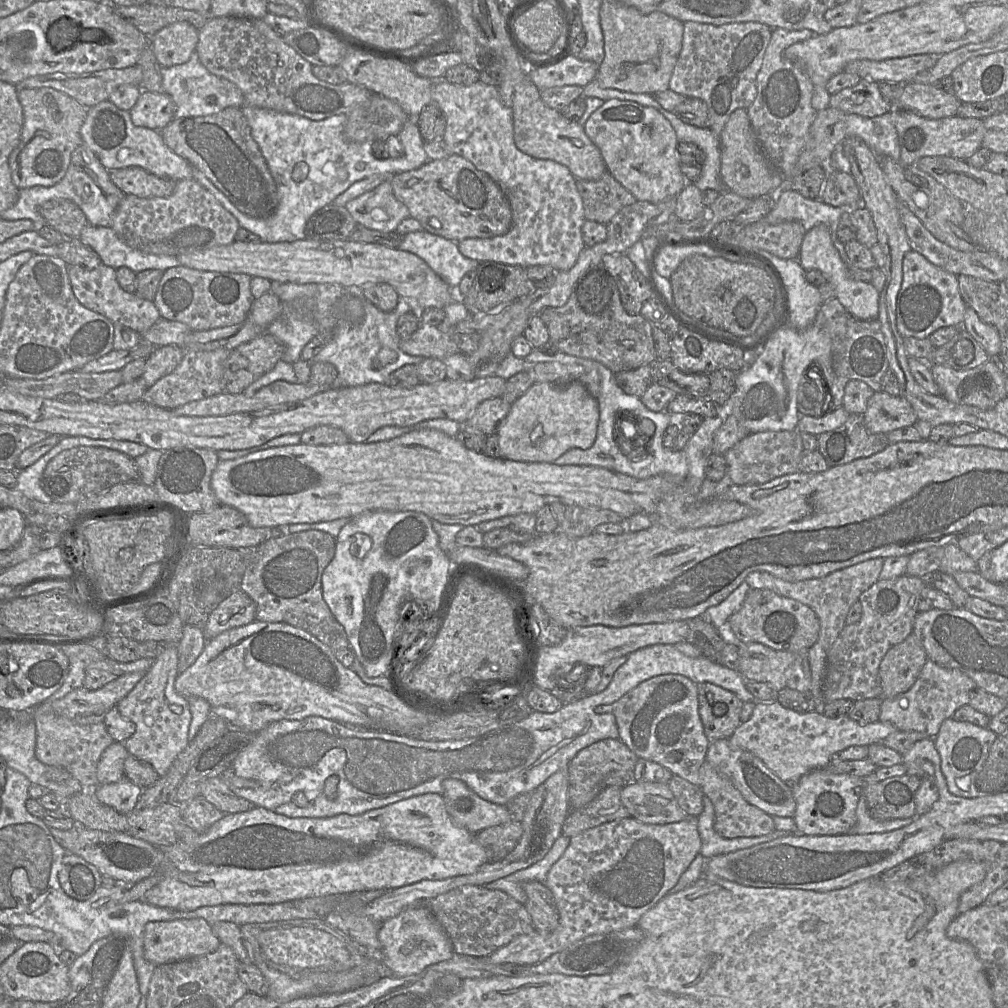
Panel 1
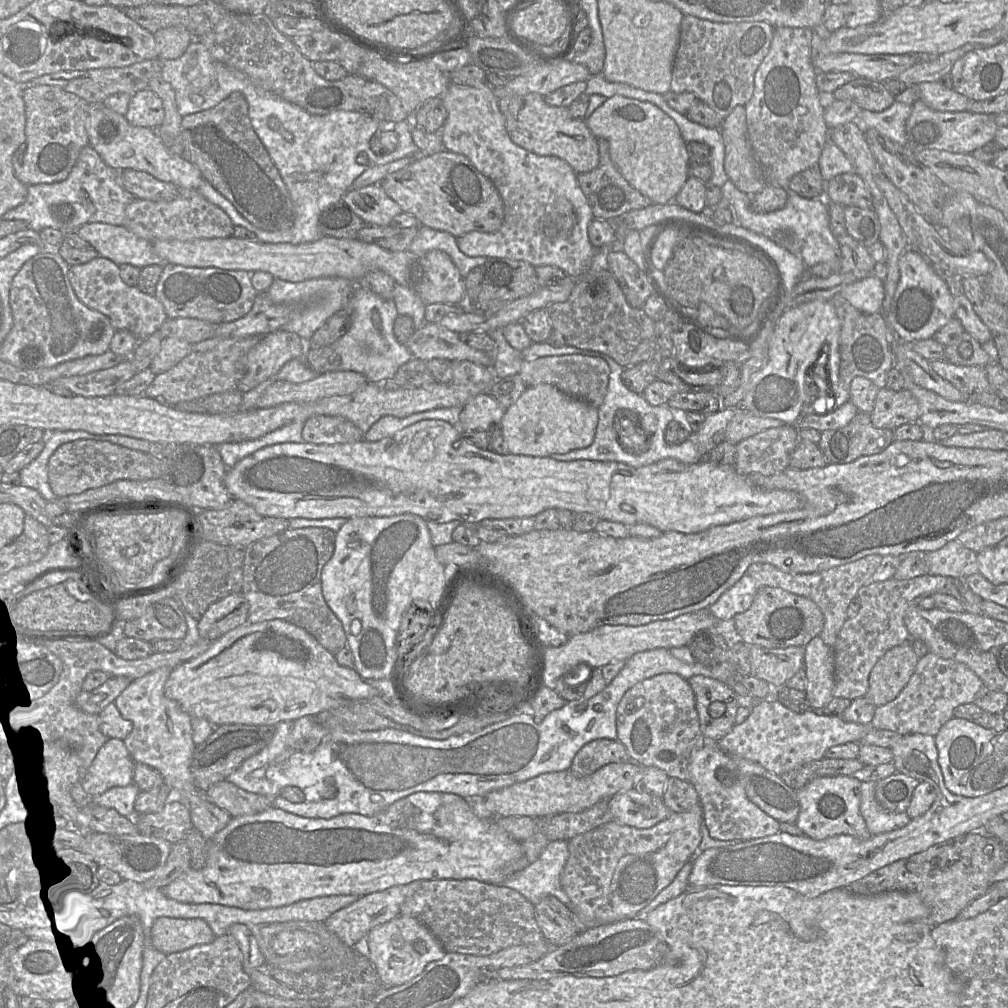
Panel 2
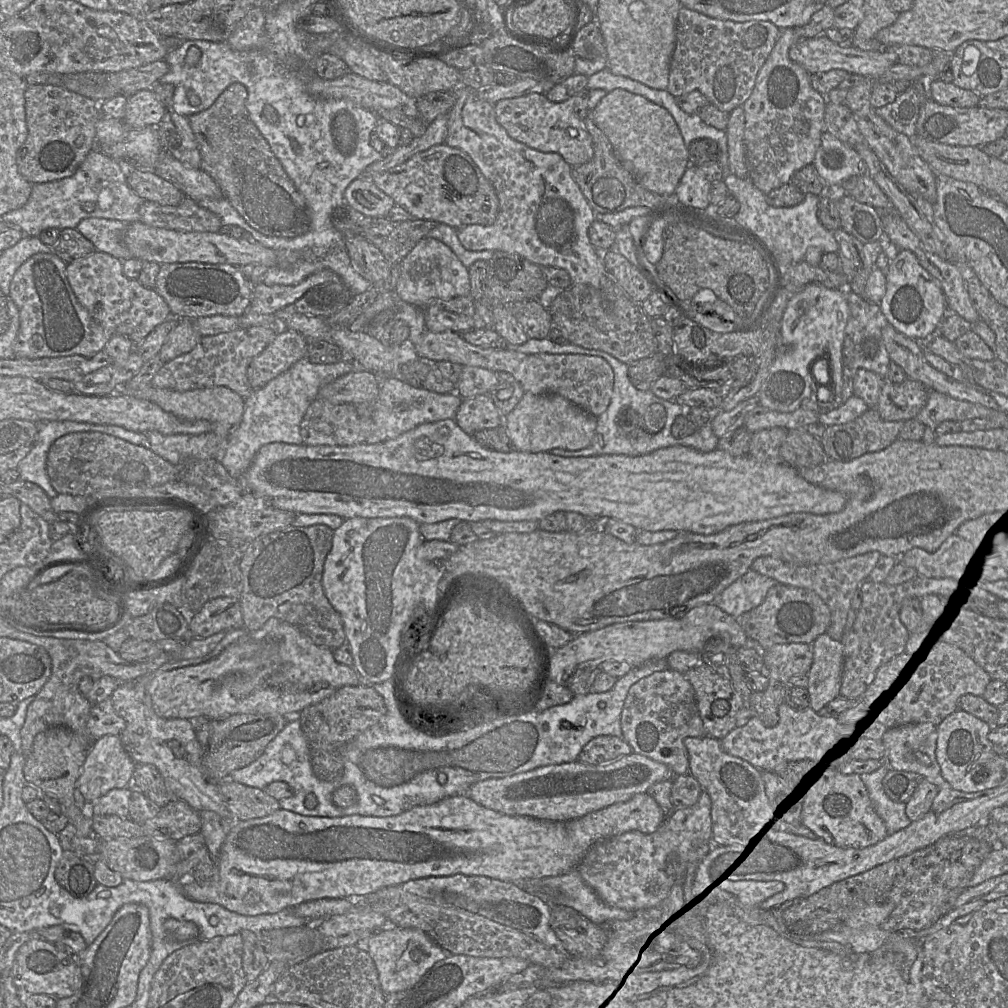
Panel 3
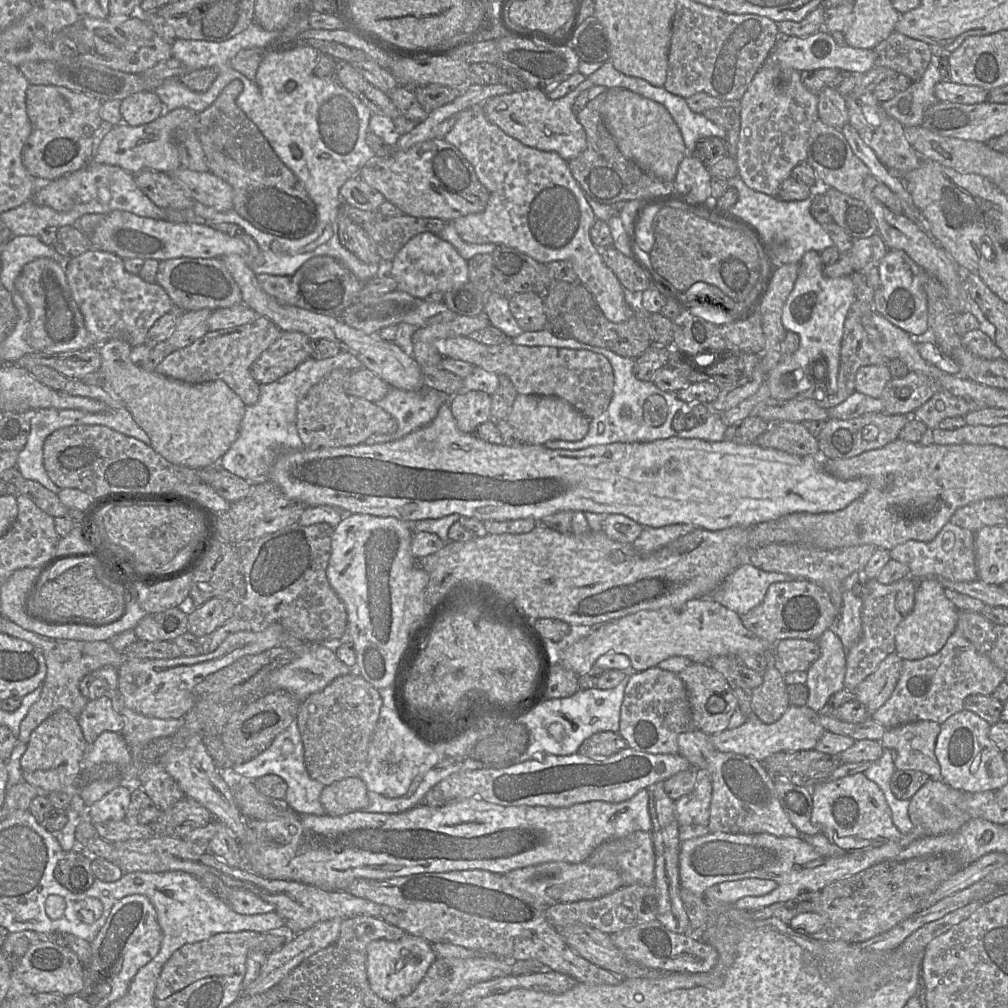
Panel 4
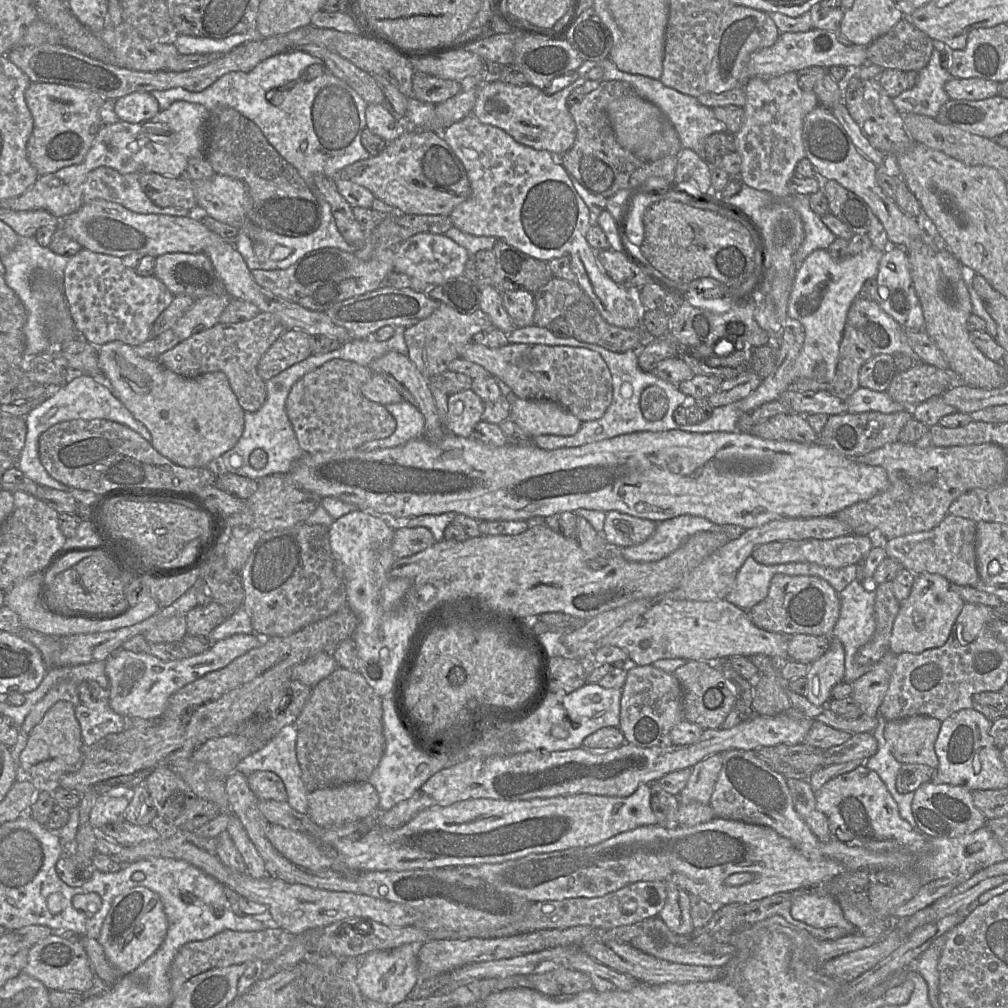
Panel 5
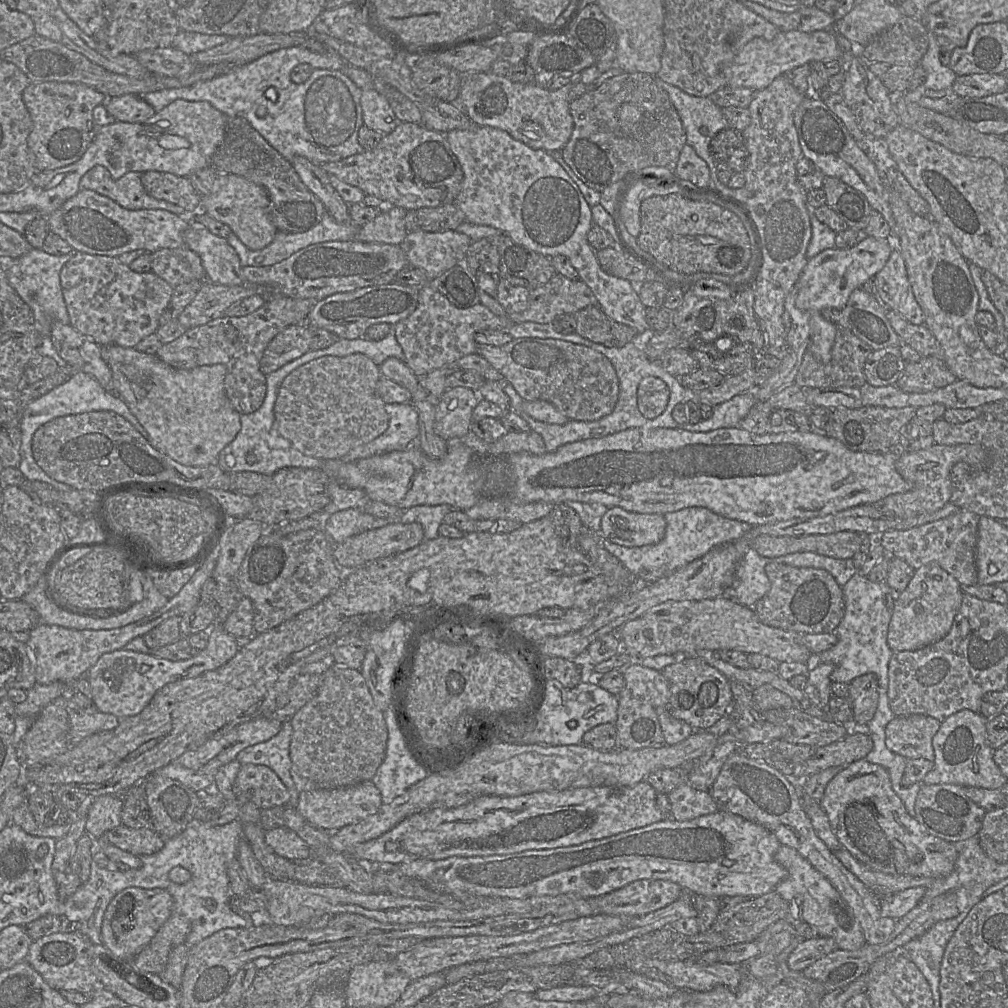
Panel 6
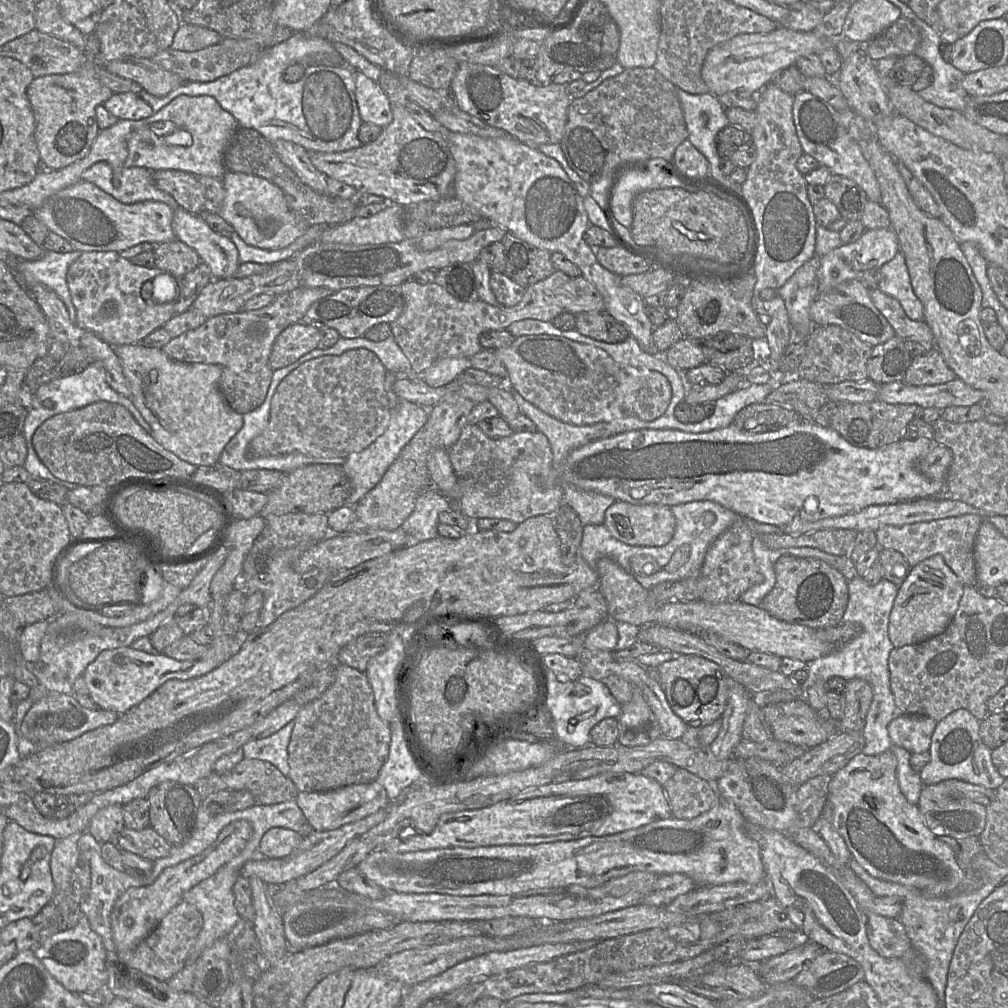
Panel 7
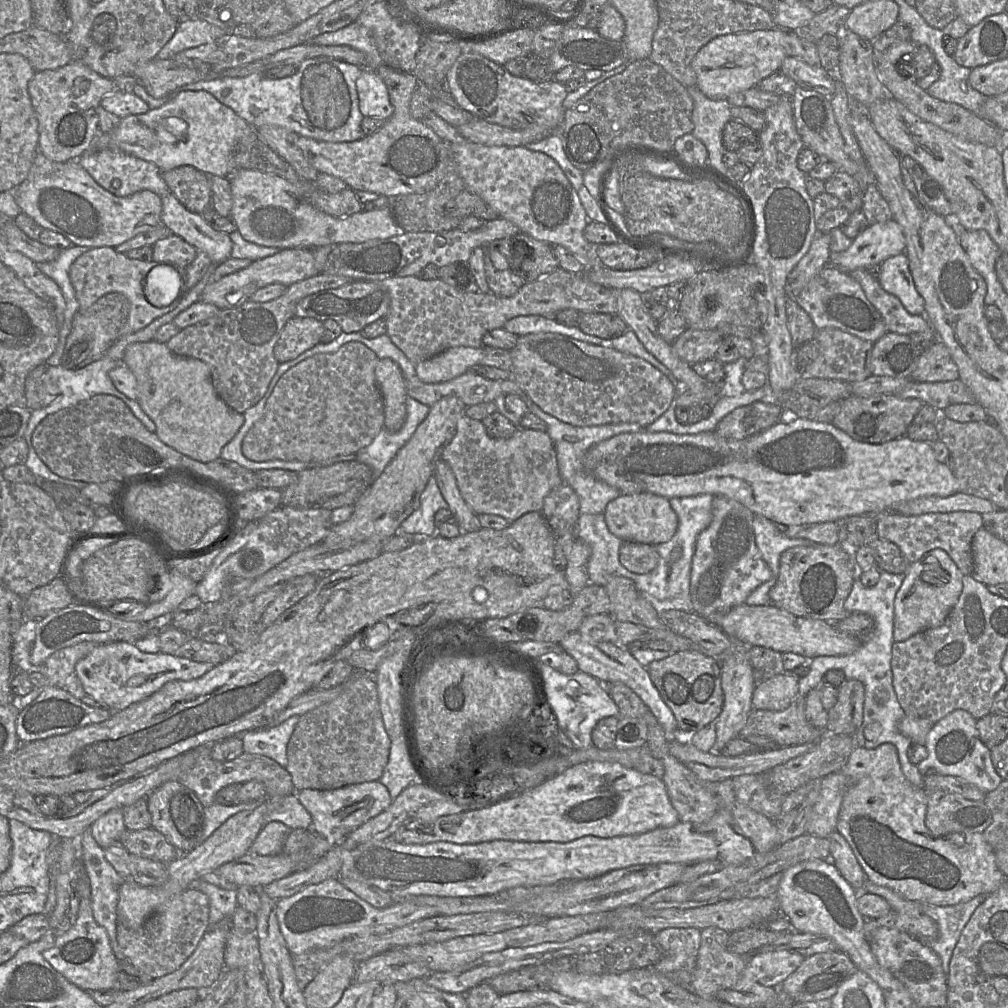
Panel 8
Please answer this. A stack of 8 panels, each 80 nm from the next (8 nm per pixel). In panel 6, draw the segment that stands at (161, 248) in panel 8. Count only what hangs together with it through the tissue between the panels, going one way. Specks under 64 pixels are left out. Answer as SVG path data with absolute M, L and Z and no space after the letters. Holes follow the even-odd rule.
M186 246L153 252L152 272L172 288L193 280L206 281L201 258Z

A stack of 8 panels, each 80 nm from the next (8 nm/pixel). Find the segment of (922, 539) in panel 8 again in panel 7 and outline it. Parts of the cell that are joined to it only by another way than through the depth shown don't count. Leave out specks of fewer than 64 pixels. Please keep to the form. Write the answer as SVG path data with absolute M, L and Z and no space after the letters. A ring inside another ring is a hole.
M963 514L903 526L885 526L876 531L877 547L900 552L911 567L927 558L940 554L965 586L976 585L977 569L974 559L974 546L983 521L984 517L981 515Z

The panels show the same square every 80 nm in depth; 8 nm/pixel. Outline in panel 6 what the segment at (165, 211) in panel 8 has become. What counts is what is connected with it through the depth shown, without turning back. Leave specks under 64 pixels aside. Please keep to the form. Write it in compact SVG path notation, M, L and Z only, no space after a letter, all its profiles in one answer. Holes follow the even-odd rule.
M192 221L185 229L183 238L184 246L201 258L207 281L226 286L247 283L242 274L239 256L226 238L217 236Z

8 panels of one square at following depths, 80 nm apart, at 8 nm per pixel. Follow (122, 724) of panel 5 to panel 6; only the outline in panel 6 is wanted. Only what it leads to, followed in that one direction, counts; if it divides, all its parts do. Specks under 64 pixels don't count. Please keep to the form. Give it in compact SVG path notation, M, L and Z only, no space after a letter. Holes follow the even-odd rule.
M71 697L67 700L67 713L71 744L78 743L95 733L112 730L123 720L114 714L99 711L95 705L91 708L82 708Z

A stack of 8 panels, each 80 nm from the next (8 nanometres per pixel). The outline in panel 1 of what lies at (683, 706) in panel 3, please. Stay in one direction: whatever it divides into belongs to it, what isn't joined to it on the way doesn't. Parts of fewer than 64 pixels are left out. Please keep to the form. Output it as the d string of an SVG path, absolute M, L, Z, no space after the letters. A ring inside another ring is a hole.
M678 674L654 676L640 683L622 696L613 711L619 732L619 739L639 758L656 762L691 784L700 786L699 769L706 761L711 741L704 733L698 712L697 684Z

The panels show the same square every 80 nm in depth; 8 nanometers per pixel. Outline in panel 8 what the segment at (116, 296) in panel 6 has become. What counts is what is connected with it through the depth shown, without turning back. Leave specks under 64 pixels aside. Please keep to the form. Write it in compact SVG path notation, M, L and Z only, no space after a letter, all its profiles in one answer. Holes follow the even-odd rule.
M96 247L81 254L71 265L69 276L80 310L91 307L98 299L109 293L120 293L129 303L126 322L120 329L120 336L137 332L155 319L173 310L179 301L164 307L151 305L144 295L144 280L149 271L160 263L131 259L126 254L117 252L113 247Z

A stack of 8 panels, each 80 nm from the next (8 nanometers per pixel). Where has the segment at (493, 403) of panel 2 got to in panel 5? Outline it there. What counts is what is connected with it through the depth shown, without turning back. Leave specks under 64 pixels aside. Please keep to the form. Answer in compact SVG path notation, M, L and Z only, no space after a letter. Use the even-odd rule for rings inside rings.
M472 389L450 394L443 427L453 435L471 437L474 427L482 420L483 411L484 401Z

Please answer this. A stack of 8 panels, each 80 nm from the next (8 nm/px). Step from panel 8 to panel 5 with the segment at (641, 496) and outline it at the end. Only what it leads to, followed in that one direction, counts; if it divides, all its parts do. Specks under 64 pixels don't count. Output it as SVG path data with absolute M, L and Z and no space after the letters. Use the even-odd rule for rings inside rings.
M618 511L606 512L602 536L610 545L621 548L645 542L655 532L657 523Z

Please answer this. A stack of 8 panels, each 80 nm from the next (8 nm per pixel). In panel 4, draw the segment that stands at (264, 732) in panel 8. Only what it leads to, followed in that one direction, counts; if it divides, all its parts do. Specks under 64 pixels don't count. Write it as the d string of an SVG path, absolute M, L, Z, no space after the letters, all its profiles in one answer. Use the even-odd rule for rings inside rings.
M296 718L287 729L278 734L272 743L259 755L253 759L232 767L233 771L241 777L255 780L267 774L280 776L287 784L285 801L289 807L297 813L314 814L317 816L325 815L325 809L320 802L320 795L325 785L312 779L306 769L304 760L303 741L298 729ZM288 739L294 745L294 750L288 756L282 754L281 748L284 741Z

